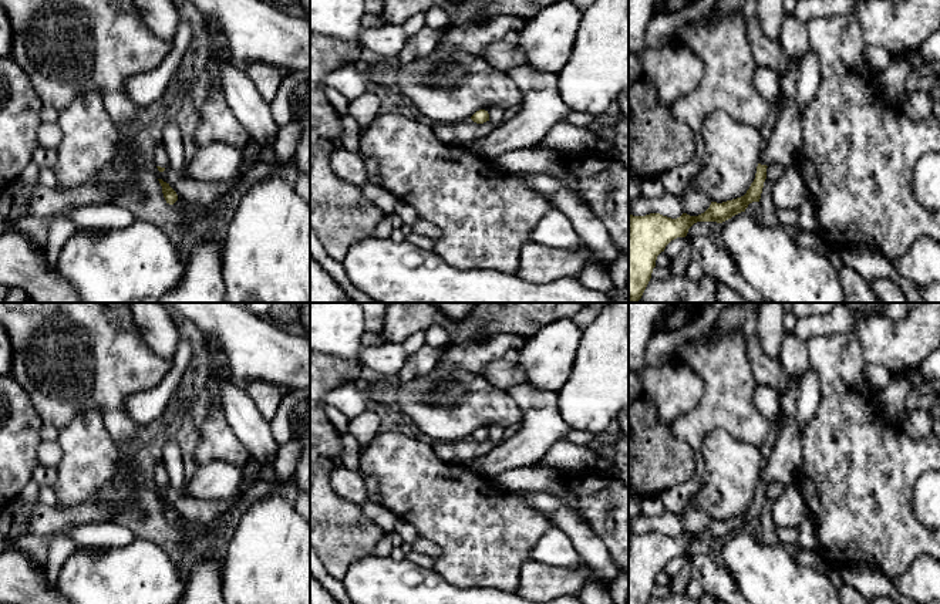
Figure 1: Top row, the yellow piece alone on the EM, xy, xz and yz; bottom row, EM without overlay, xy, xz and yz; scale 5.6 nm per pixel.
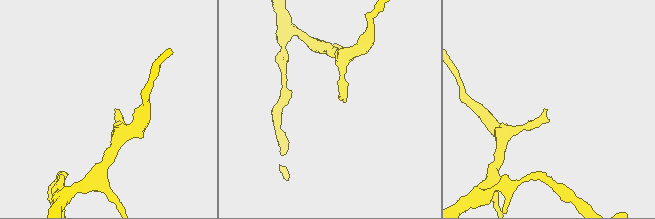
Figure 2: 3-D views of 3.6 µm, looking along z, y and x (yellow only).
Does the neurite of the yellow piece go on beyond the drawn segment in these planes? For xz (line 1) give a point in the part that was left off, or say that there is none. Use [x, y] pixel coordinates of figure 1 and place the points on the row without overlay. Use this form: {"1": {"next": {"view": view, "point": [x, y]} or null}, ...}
{"1": {"next": null}}

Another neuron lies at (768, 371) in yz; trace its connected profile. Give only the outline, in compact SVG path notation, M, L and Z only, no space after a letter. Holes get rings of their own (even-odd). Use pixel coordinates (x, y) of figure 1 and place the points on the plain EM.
M731 303L718 316L711 328L711 338L717 340L732 333L741 333L747 347L747 355L752 367L757 385L767 385L779 394L788 391L791 378L779 360L769 357L758 337L758 310L757 307Z

